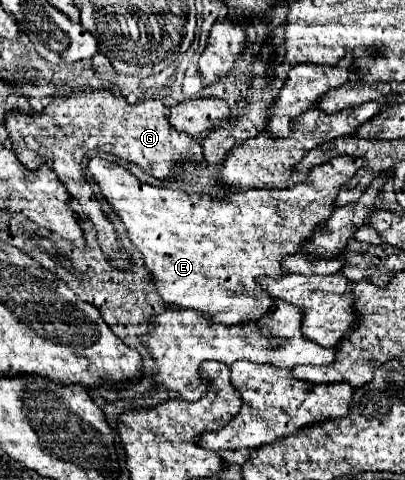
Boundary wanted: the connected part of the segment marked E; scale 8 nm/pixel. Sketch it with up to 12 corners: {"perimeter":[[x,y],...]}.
{"perimeter":[[364,165],[210,201],[92,173],[164,301],[224,325],[272,311]]}

